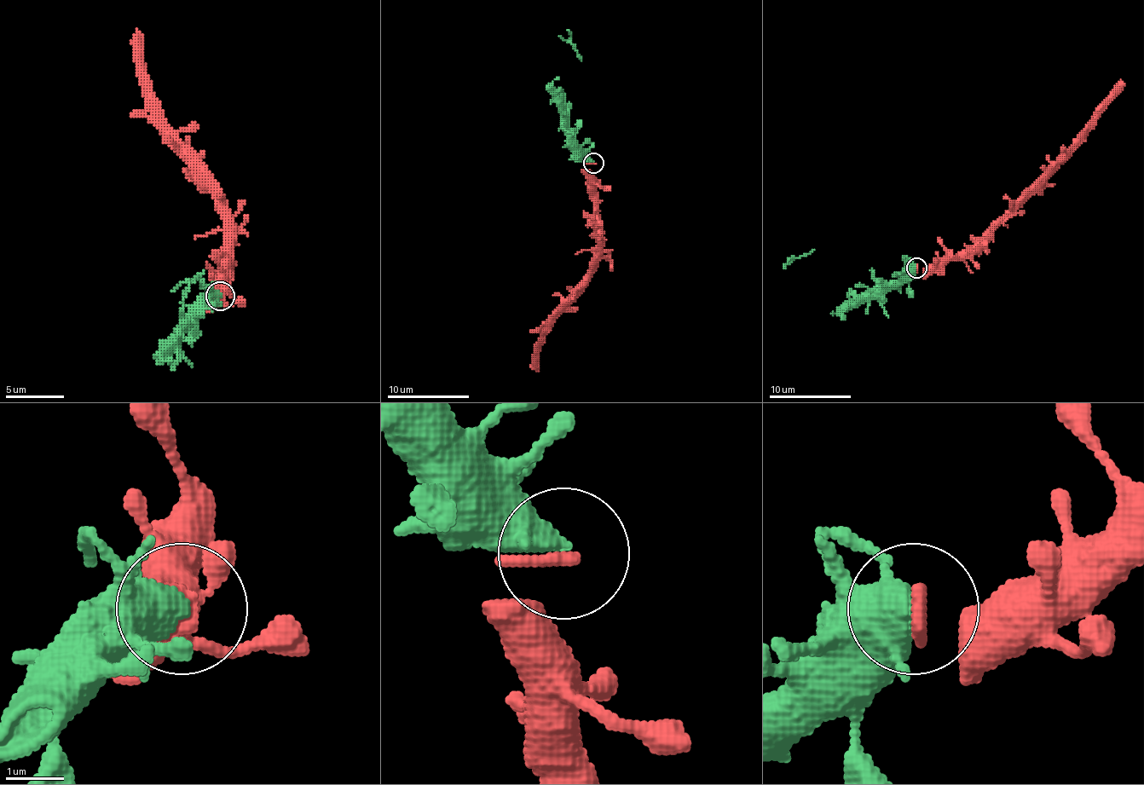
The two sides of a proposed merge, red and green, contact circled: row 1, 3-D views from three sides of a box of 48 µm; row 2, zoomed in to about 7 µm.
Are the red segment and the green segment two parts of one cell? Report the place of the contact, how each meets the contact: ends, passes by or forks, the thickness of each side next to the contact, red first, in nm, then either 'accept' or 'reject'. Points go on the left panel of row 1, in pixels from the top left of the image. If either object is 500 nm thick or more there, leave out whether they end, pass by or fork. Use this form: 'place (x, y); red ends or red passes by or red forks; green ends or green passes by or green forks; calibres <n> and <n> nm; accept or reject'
place (220, 296); red ends; green passes by; calibres 400 and 400 nm; accept

